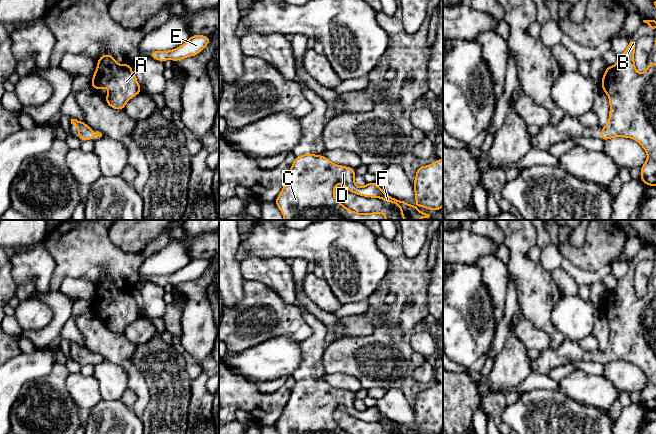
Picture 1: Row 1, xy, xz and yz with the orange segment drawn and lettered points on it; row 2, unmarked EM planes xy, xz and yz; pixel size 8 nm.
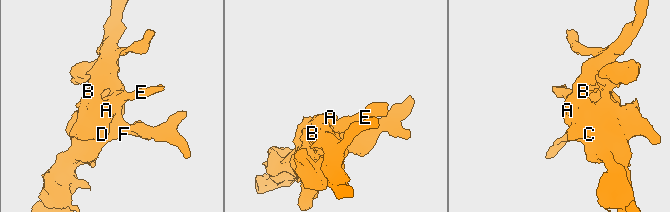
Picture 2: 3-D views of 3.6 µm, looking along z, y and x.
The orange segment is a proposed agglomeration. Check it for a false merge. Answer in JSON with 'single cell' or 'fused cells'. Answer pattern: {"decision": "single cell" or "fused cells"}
{"decision": "single cell"}

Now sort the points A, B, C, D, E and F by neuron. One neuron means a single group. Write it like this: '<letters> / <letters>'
A B C D E F

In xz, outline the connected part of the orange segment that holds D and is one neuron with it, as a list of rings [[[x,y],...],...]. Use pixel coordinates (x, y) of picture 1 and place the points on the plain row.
[[[324,379],[297,380],[275,427],[279,434],[350,434],[334,419],[334,412],[343,407],[348,415],[359,420],[381,422],[384,426],[398,429],[401,434],[417,434],[383,416],[376,406],[358,411],[354,406],[355,394],[336,389]]]

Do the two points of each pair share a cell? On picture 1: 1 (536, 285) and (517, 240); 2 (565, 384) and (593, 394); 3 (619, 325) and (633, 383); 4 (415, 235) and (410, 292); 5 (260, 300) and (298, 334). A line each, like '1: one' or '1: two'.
1: one
2: one
3: two
4: two
5: one

